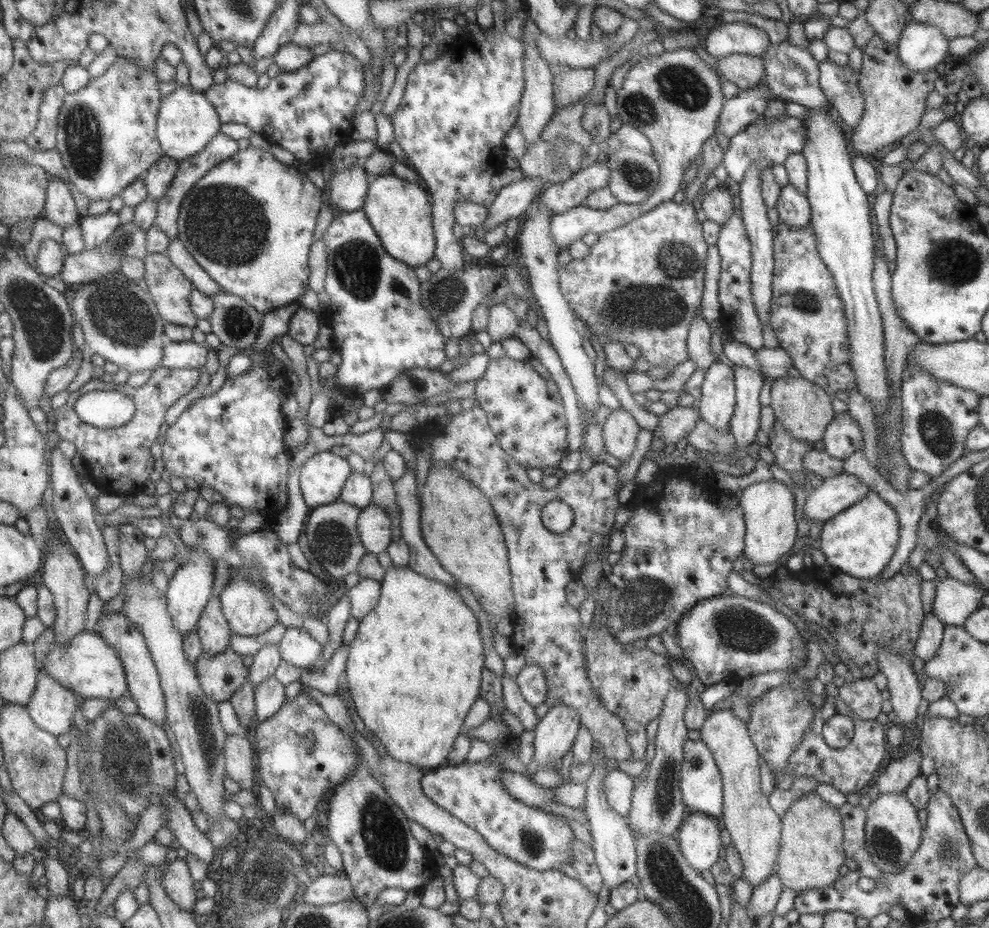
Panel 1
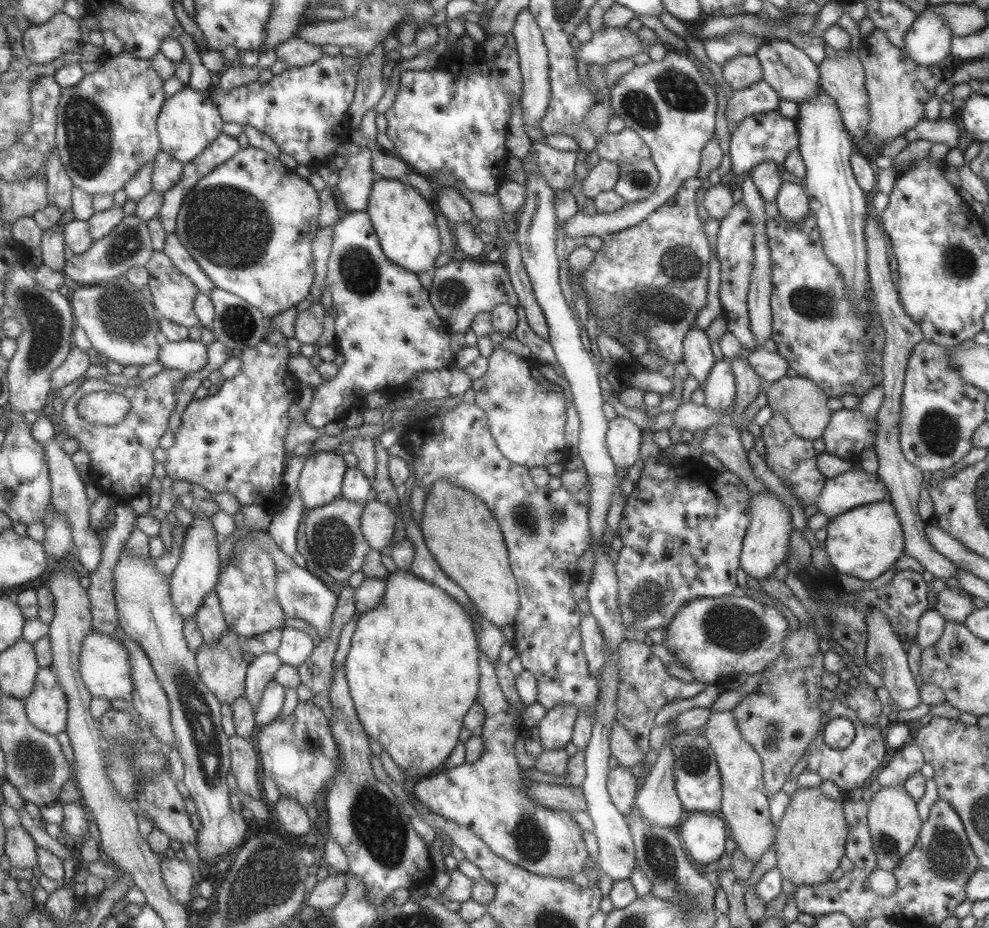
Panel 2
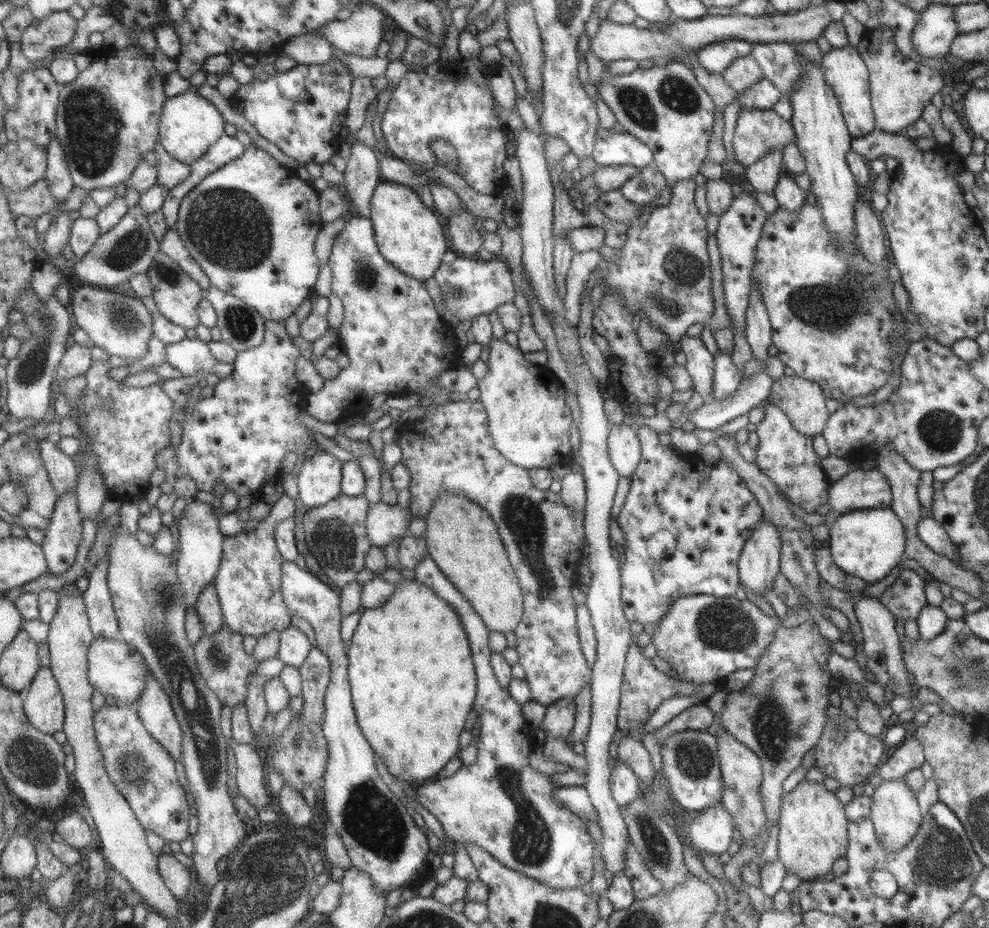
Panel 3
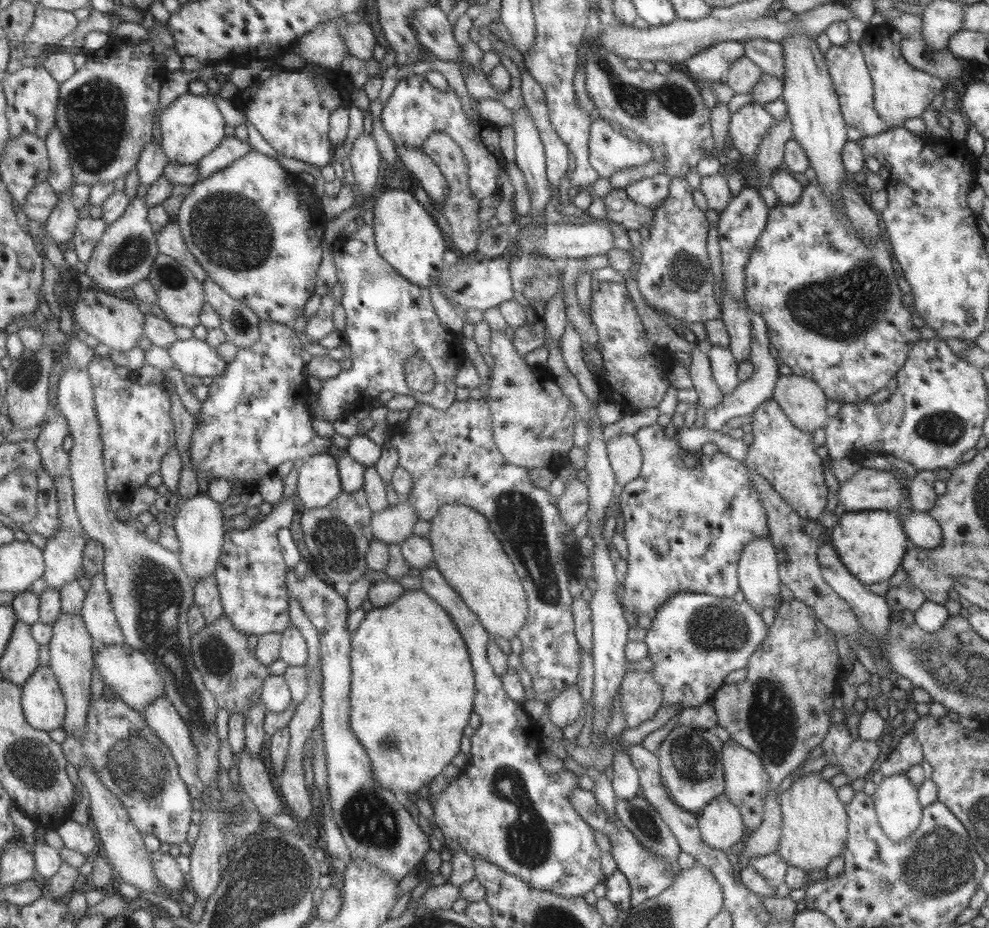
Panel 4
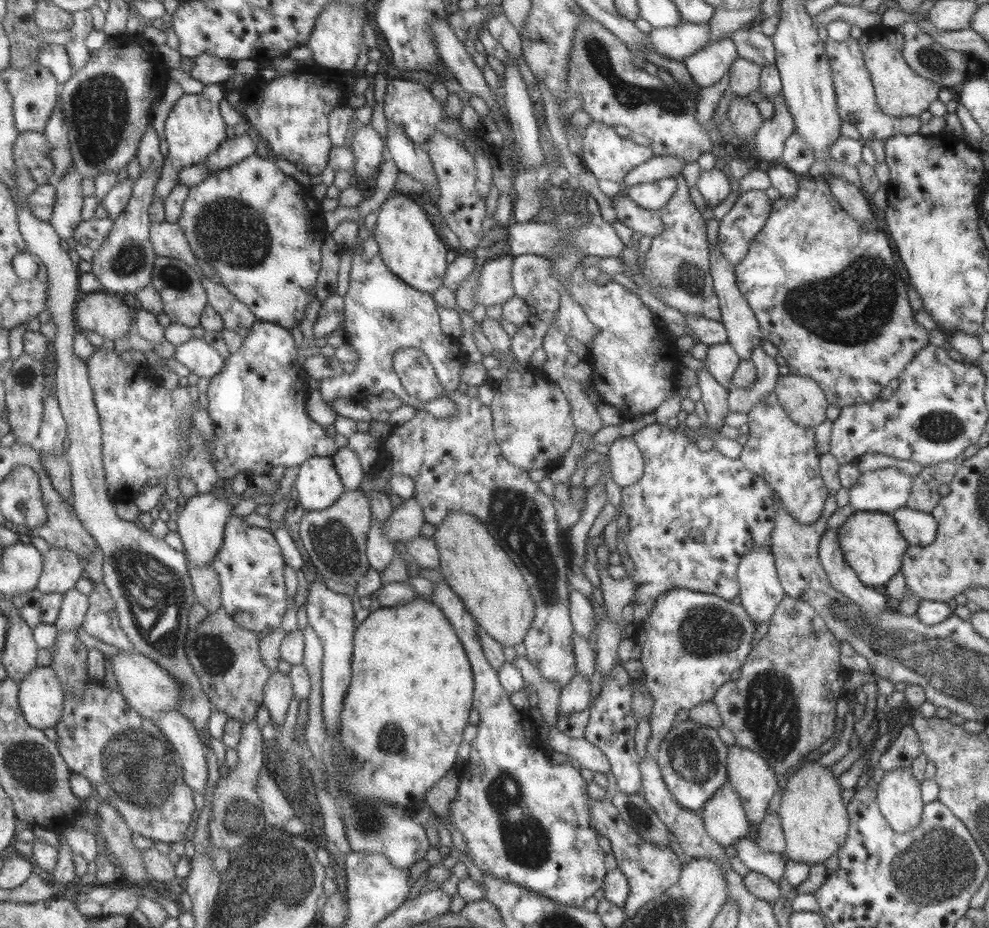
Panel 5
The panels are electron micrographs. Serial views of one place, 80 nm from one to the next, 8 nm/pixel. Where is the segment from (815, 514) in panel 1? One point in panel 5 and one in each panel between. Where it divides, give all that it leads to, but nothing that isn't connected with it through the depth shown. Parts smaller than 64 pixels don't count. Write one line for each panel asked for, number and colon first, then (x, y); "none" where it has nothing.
2: (850, 489)
3: (857, 489)
4: (868, 489)
5: (883, 490)

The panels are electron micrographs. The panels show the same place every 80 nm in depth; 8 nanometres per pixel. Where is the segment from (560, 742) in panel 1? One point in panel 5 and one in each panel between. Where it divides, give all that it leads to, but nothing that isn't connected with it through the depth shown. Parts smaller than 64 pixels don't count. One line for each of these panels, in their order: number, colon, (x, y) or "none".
2: (555, 729)
3: (559, 719)
4: (565, 707)
5: (574, 697)

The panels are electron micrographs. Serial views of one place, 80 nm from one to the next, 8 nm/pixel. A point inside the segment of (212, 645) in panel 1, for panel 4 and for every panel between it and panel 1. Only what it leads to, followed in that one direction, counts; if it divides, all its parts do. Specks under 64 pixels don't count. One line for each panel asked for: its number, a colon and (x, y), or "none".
2: (209, 617)
3: (207, 605)
4: (206, 594)

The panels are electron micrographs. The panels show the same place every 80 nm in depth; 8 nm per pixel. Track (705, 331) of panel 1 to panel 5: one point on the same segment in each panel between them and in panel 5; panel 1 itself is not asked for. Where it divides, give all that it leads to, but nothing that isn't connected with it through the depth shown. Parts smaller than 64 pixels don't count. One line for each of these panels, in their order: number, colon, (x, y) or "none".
2: (697, 357)
3: (699, 363)
4: (709, 394)
5: (714, 396)

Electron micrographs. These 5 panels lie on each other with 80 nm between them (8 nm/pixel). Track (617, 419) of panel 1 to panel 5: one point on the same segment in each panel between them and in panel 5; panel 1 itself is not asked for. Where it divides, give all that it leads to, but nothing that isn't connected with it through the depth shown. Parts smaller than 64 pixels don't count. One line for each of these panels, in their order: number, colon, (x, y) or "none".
2: (622, 438)
3: (623, 446)
4: (624, 455)
5: (625, 459)

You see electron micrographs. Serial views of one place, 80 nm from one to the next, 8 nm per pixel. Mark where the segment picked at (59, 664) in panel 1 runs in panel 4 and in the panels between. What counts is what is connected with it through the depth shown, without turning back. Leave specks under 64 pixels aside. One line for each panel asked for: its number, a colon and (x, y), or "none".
2: (105, 669)
3: (116, 669)
4: (134, 678)

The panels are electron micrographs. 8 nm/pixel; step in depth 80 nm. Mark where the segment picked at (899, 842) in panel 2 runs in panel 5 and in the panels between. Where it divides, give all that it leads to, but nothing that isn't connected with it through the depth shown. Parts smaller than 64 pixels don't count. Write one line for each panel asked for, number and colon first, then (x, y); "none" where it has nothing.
3: (895, 814)
4: (898, 811)
5: (898, 795)

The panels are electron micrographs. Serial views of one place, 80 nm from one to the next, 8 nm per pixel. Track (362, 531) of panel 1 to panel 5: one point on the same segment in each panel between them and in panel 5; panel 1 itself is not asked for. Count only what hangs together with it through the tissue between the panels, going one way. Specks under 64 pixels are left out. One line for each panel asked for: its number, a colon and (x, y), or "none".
2: (377, 522)
3: (385, 523)
4: (394, 524)
5: (404, 523)

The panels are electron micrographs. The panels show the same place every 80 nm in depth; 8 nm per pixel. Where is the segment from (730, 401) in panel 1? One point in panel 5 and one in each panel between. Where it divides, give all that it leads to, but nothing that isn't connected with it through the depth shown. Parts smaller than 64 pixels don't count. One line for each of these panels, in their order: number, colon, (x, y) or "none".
2: (719, 389)
3: (726, 378)
4: (723, 366)
5: (721, 360)

